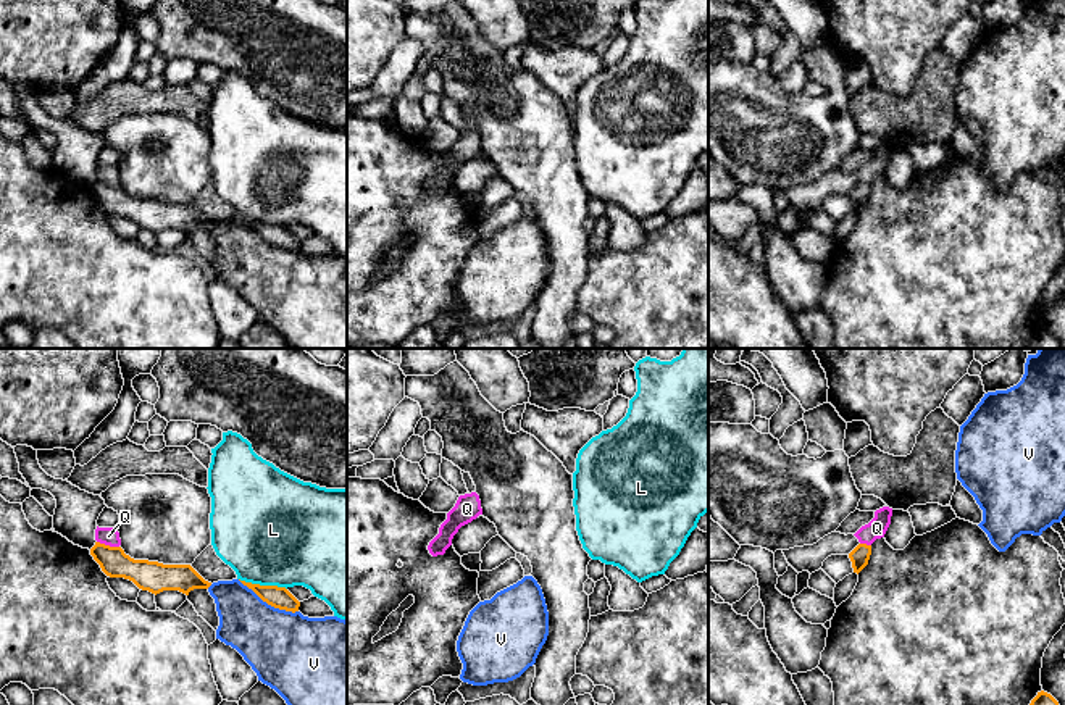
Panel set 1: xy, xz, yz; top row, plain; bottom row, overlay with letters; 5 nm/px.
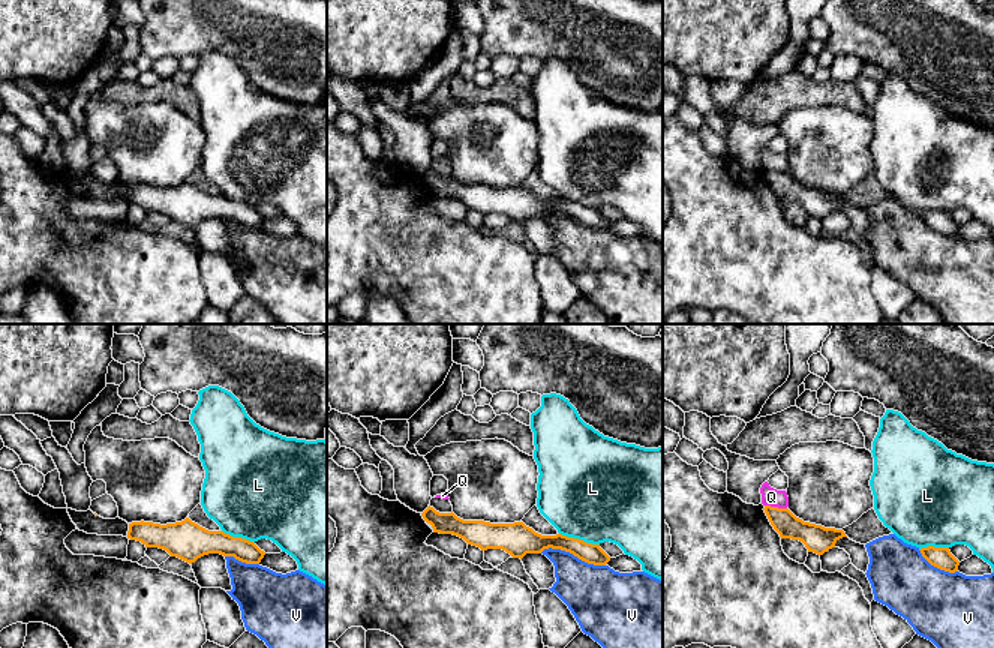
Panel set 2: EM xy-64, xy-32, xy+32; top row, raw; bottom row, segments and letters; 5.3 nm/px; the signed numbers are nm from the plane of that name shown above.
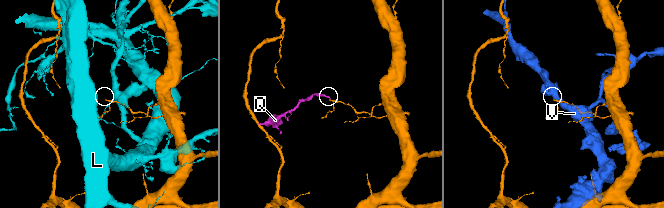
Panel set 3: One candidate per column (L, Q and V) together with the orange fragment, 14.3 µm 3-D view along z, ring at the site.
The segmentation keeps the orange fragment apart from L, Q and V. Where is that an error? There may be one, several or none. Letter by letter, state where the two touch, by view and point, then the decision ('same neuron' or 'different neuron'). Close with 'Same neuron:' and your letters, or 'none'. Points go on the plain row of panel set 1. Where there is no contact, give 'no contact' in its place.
L: meets orange in xy at (263, 225); different neuron
Q: meets orange in xy at (108, 184); different neuron
V: meets orange in xy at (268, 242); different neuron
Same neuron: none

